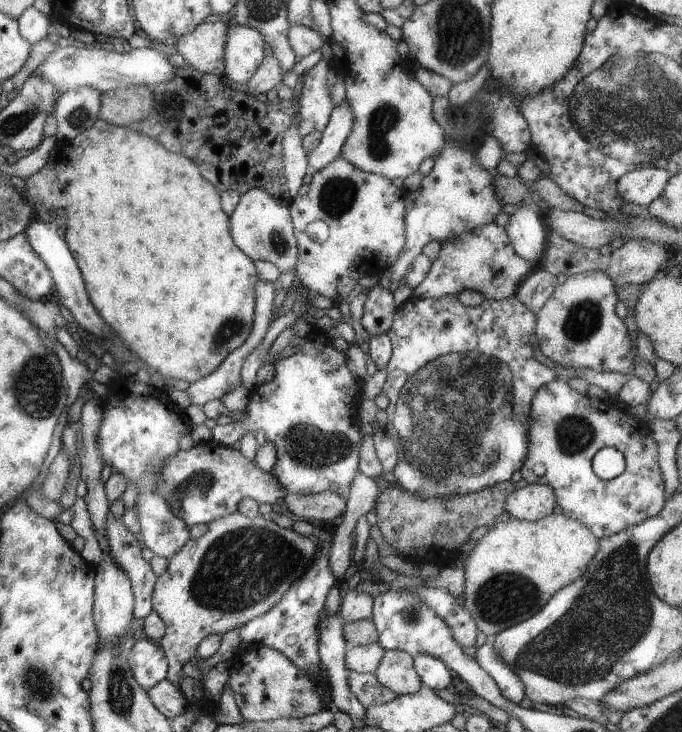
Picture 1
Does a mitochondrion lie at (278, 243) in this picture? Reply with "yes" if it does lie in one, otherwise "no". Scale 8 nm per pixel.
yes

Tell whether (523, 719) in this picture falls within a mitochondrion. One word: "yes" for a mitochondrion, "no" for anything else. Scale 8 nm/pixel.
no

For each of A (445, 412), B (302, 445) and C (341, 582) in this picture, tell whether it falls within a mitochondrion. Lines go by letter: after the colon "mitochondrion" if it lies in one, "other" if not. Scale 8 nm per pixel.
A: mitochondrion
B: mitochondrion
C: other

